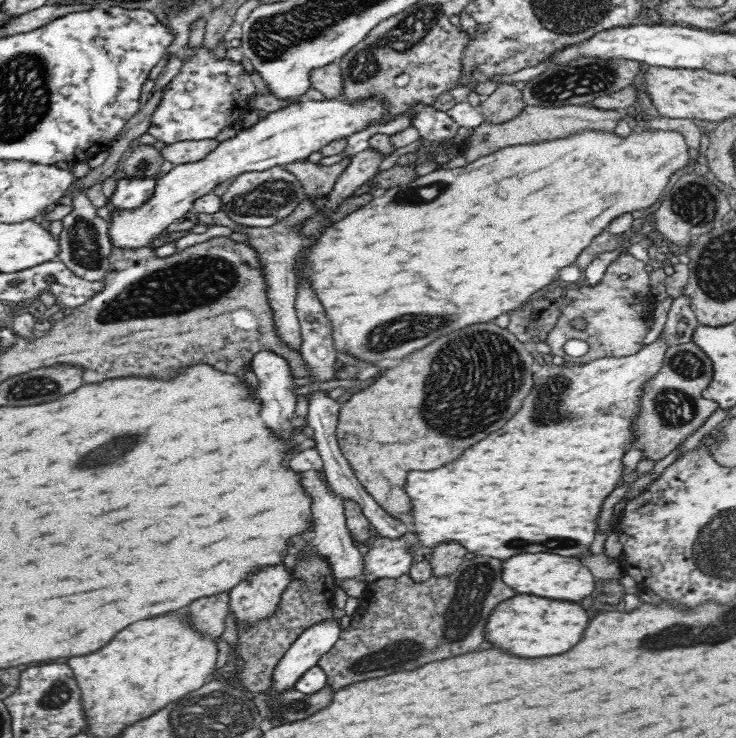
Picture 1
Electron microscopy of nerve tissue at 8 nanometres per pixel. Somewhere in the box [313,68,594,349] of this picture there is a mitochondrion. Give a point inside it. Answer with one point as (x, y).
(416, 198)

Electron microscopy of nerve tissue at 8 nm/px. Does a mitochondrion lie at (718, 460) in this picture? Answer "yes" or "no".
no

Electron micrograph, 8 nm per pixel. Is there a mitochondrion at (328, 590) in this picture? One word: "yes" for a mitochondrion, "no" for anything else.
no

